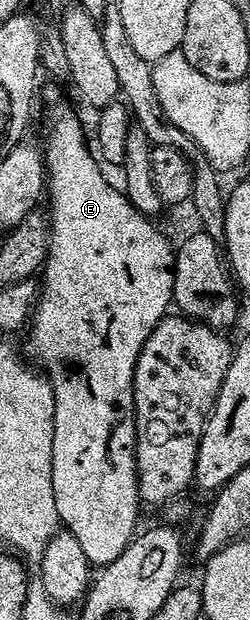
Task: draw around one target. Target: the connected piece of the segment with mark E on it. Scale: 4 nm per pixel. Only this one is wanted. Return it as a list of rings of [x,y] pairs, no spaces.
[[[61,99],[57,101],[49,109],[49,146],[44,146],[43,156],[45,159],[45,172],[47,174],[47,201],[49,197],[50,209],[47,209],[47,216],[49,219],[49,254],[45,257],[43,266],[43,276],[39,281],[39,296],[37,299],[37,307],[33,310],[31,324],[28,326],[27,334],[29,333],[29,353],[28,356],[36,362],[38,366],[45,365],[43,368],[44,376],[49,378],[53,385],[53,398],[55,399],[55,423],[53,424],[53,490],[55,491],[55,511],[57,512],[57,520],[71,535],[75,535],[75,540],[78,541],[79,547],[83,547],[83,555],[87,555],[90,566],[100,567],[102,565],[110,565],[115,559],[119,559],[119,555],[123,555],[123,551],[128,547],[130,541],[133,540],[135,534],[138,532],[139,524],[137,525],[137,505],[139,506],[139,494],[137,492],[137,428],[135,427],[135,403],[133,402],[133,372],[135,371],[135,363],[139,359],[139,351],[143,347],[143,343],[147,343],[147,339],[151,335],[151,331],[155,326],[161,322],[161,318],[170,312],[171,302],[173,299],[173,258],[175,256],[174,242],[169,242],[155,226],[153,221],[144,213],[139,212],[135,206],[129,201],[128,197],[120,188],[117,189],[111,182],[105,178],[105,173],[101,170],[103,168],[102,162],[95,156],[94,150],[89,150],[87,142],[87,134],[85,128],[81,126],[81,120],[77,118],[77,110],[68,100]]]

